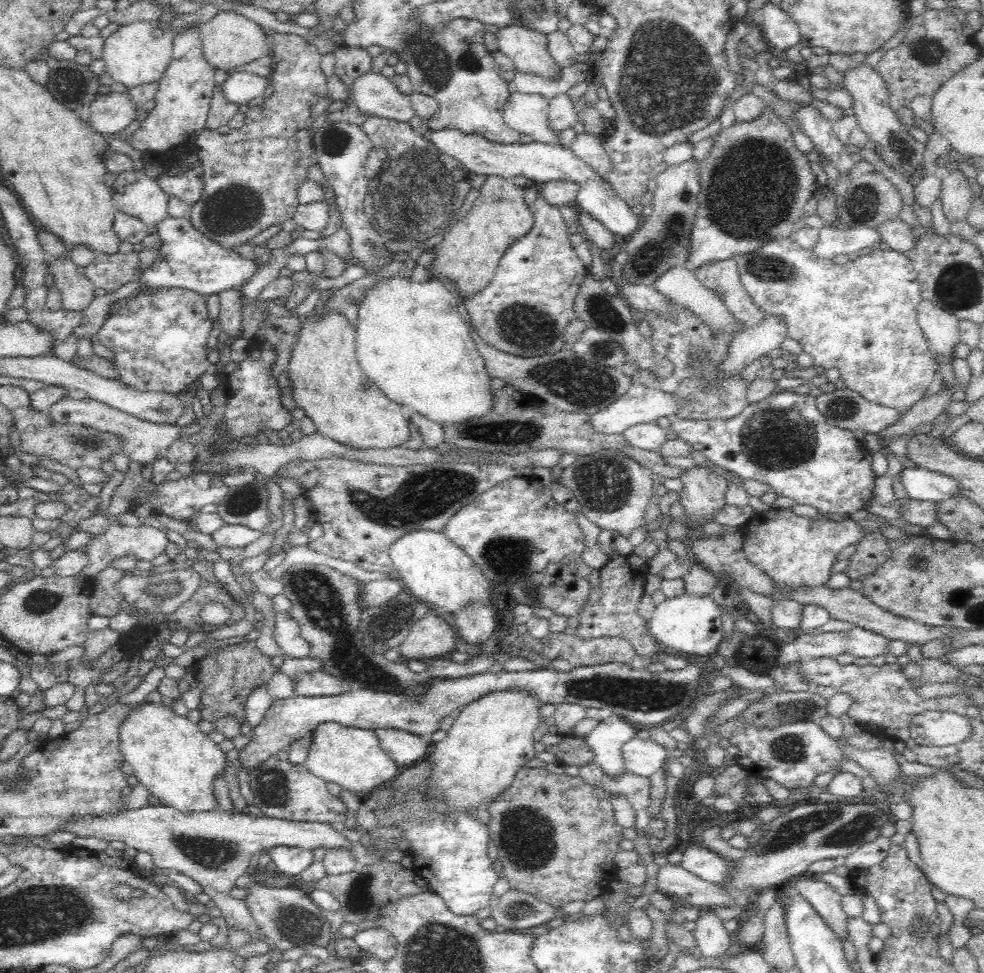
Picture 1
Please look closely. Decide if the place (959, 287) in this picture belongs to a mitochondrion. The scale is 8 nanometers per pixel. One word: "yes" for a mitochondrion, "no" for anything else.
yes

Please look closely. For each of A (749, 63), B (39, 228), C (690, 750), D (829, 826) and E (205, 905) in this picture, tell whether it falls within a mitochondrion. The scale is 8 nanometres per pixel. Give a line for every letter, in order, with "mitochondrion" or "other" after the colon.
A: other
B: other
C: other
D: mitochondrion
E: other

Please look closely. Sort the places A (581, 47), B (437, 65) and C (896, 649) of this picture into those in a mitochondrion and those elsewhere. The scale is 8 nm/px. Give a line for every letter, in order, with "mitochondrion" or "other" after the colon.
A: other
B: mitochondrion
C: other

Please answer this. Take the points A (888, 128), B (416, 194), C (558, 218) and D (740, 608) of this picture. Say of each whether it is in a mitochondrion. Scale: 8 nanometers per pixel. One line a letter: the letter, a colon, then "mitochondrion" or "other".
A: other
B: mitochondrion
C: other
D: other

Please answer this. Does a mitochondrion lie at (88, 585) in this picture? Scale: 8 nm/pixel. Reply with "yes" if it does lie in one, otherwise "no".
no

